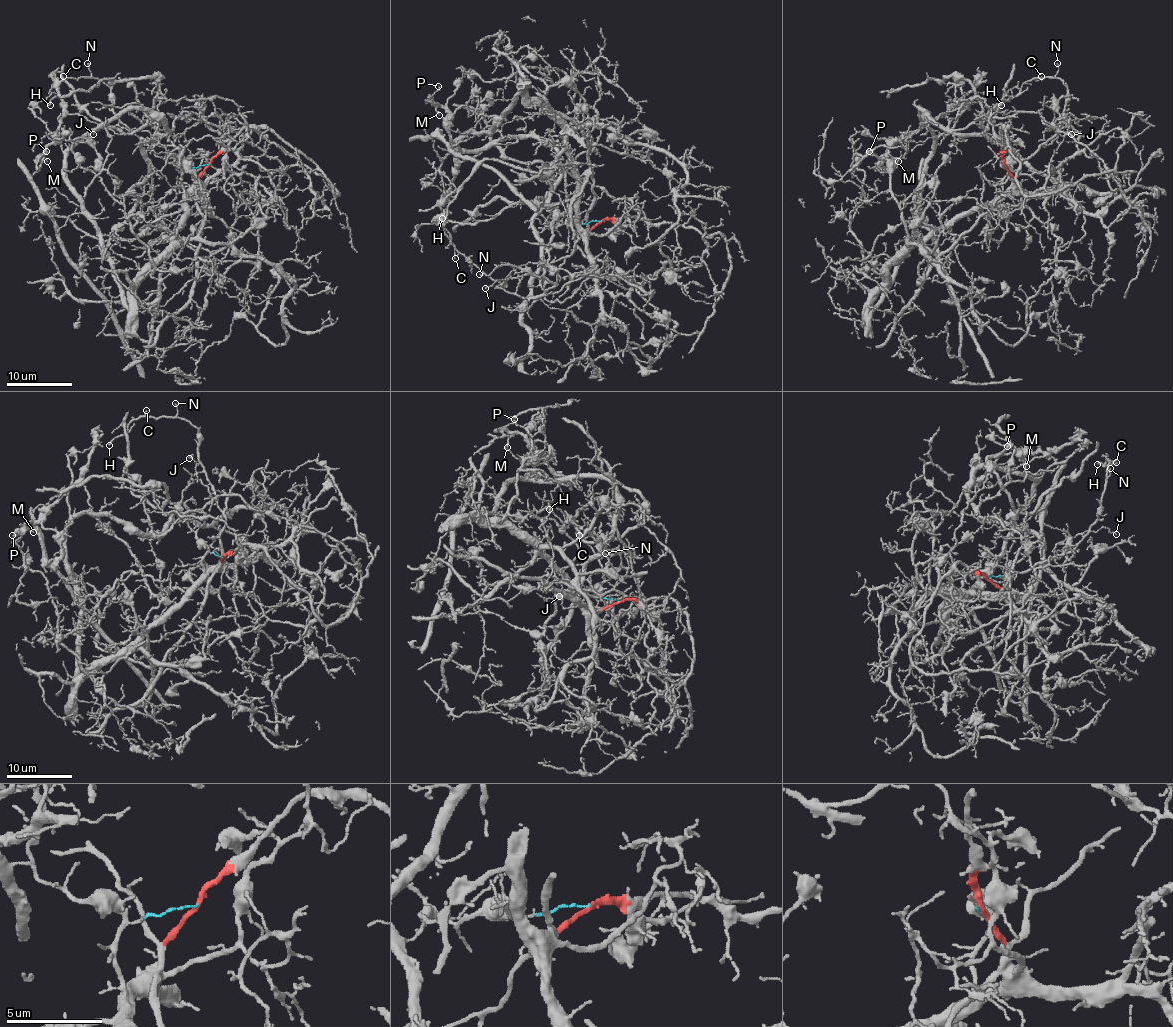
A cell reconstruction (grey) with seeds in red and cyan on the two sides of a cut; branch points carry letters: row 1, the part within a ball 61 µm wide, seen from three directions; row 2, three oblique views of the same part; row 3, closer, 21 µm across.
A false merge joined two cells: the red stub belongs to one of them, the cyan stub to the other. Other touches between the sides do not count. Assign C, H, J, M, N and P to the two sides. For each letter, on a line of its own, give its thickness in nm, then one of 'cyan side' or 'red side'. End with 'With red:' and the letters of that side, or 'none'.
C: 90 nm thick; red side
H: 150 nm thick; red side
J: 120 nm thick; red side
M: 150 nm thick; cyan side
N: 100 nm thick; red side
P: 120 nm thick; cyan side
With red: C, H, J, N

